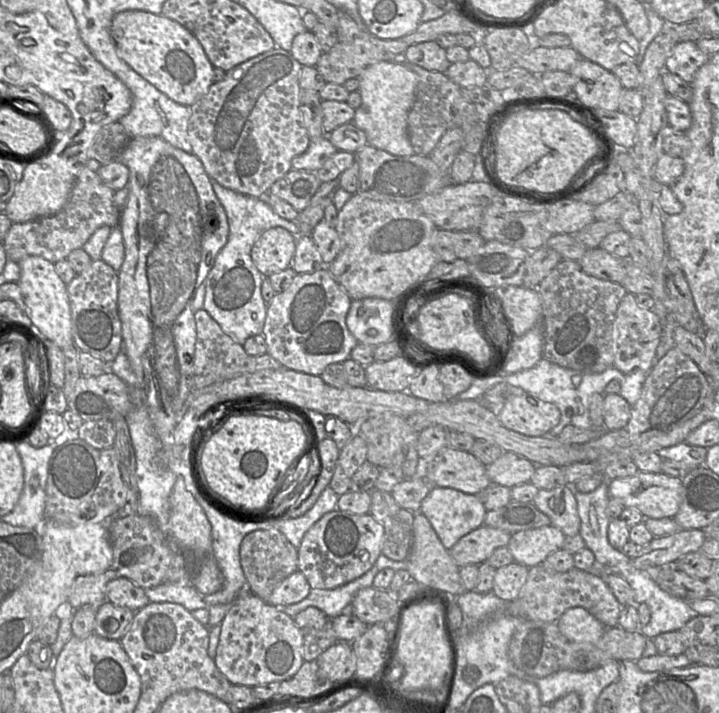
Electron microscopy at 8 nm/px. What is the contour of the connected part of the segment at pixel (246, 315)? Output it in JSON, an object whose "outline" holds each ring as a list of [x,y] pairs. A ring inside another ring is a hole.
{"outline":[[[211,180],[211,184],[225,210],[229,235],[227,243],[218,253],[213,267],[204,280],[203,309],[231,339],[243,346],[249,337],[262,334],[267,314],[267,303],[261,295],[261,285],[265,277],[251,259],[252,246],[256,239],[270,228],[282,227],[295,237],[300,236],[300,229],[296,222],[278,216],[262,199],[224,188],[214,180]]]}

